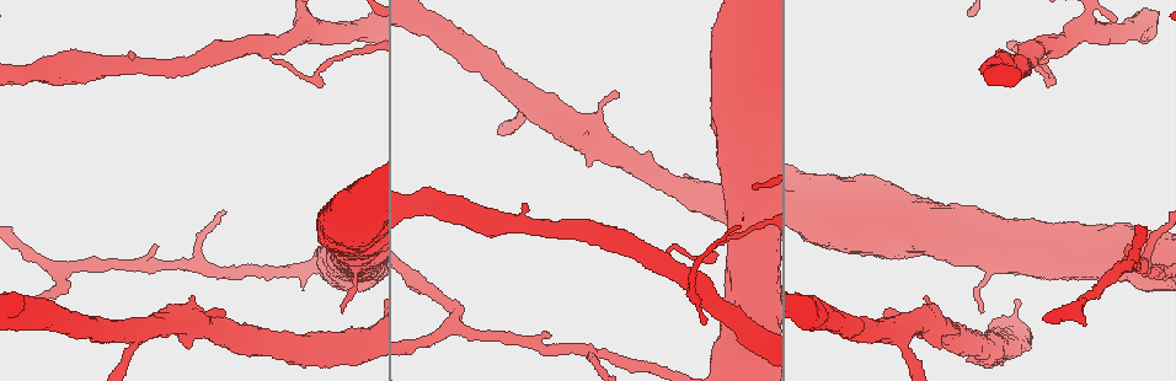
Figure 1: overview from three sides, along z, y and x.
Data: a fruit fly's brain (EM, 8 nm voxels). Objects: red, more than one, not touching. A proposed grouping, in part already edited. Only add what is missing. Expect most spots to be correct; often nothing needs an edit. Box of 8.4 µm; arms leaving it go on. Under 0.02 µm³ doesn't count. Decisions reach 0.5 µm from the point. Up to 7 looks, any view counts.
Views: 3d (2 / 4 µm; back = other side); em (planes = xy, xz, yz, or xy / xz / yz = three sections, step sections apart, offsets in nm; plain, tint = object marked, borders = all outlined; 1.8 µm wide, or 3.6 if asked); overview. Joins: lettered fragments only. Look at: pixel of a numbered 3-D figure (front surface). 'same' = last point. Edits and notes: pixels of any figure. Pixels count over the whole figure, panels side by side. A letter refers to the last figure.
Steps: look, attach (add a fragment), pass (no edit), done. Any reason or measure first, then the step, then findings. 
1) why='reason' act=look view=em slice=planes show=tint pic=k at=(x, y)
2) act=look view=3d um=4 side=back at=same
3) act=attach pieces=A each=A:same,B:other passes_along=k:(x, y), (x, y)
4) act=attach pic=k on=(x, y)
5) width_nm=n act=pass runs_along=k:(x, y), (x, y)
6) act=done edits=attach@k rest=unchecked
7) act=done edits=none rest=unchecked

why='free end' act=look view=em slice=xz step=4 show=borders pic=1 at=(222, 312)

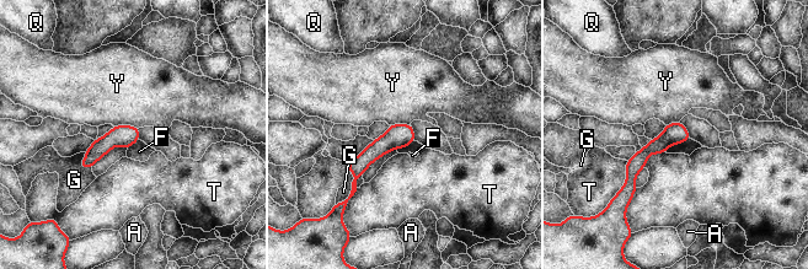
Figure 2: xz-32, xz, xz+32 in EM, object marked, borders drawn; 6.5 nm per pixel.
why='another direction' act=look view=em slice=planes show=borders at=same

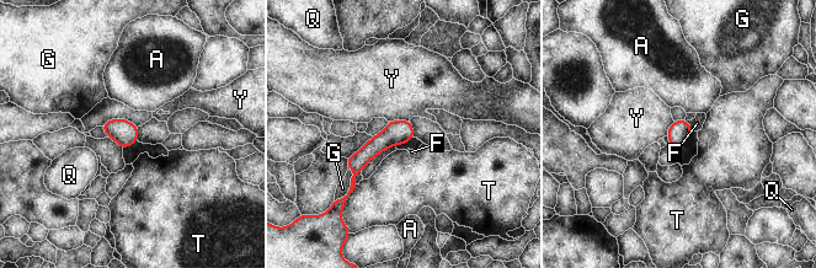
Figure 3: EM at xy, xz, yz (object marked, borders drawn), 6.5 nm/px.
act=pass each=A:other,F:other,G:other,Q:other,T:other,Y:other runs_along=3:(406, 123), (356, 165), (353, 185) found='no lettered fragment goes on from it'

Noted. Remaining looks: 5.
why='branch stops here' act=look view=em slice=xy step=16 show=borders pic=1 at=(702, 321)

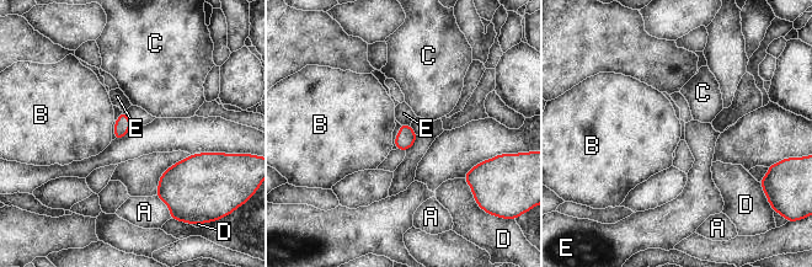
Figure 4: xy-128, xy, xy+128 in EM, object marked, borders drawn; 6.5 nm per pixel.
act=pass each=A:other,B:other,C:other,D:other,E:other border=4:(400, 123), (410, 126) found='none of them fits'

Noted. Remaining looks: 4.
why='three arms meet' act=look view=em slice=xy step=8 show=tint pic=1 at=(597, 352)

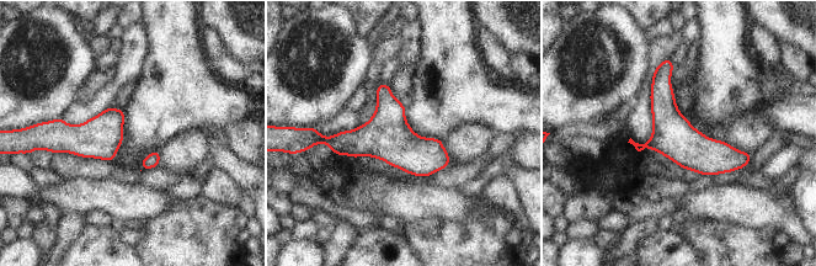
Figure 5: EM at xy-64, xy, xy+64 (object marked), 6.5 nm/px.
act=look view=em slice=planes show=borders at=same

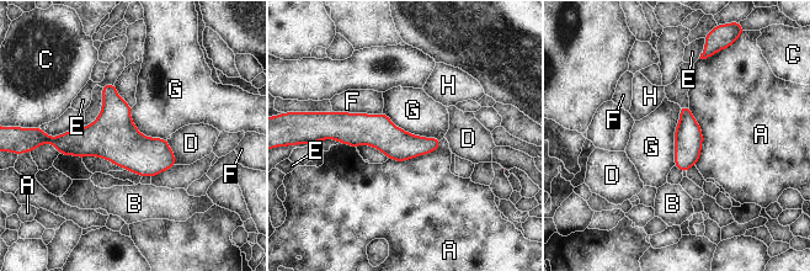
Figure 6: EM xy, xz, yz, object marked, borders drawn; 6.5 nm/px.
width_nm=180 act=pass each=A:other,B:other,C:other,D:other,E:other,F:other,G:other,H:other found='no lettered fragment goes on from it'

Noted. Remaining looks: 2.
act=done edits=none rest=unchecked

